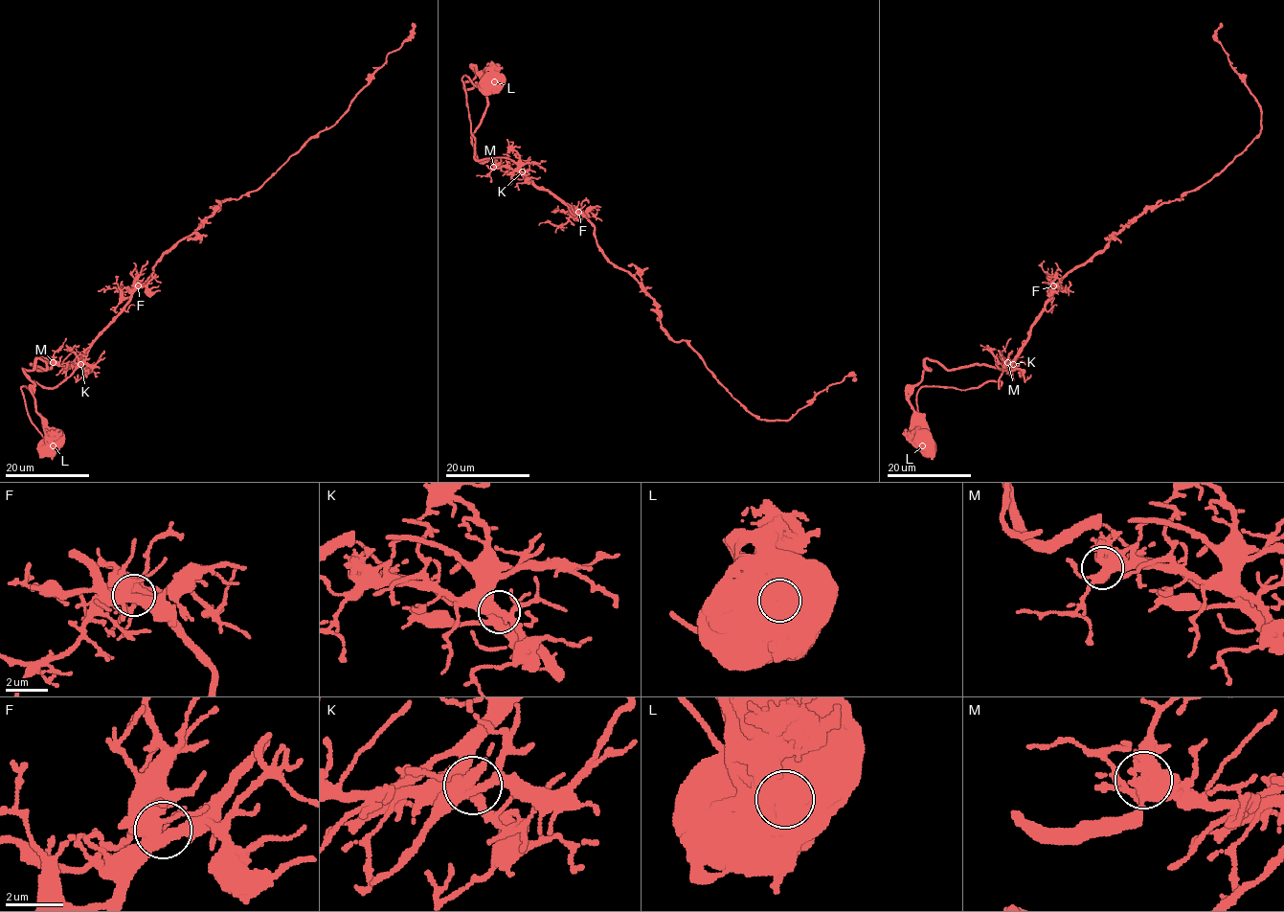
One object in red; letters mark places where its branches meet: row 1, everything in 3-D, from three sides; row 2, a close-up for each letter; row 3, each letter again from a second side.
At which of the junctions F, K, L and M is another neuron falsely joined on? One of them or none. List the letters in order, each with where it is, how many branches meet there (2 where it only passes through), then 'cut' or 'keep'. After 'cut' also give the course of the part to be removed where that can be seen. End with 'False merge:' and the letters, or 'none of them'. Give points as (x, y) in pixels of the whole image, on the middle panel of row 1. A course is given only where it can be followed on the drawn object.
F: (578, 212) | 5 | keep
K: (522, 171) | 3 | keep
L: (494, 81) | 1 | cut | (494, 81), (475, 68), (462, 86), (477, 83), (487, 102), (473, 151), (481, 161), (493, 156)
M: (493, 167) | 7 | keep
False merge: L

